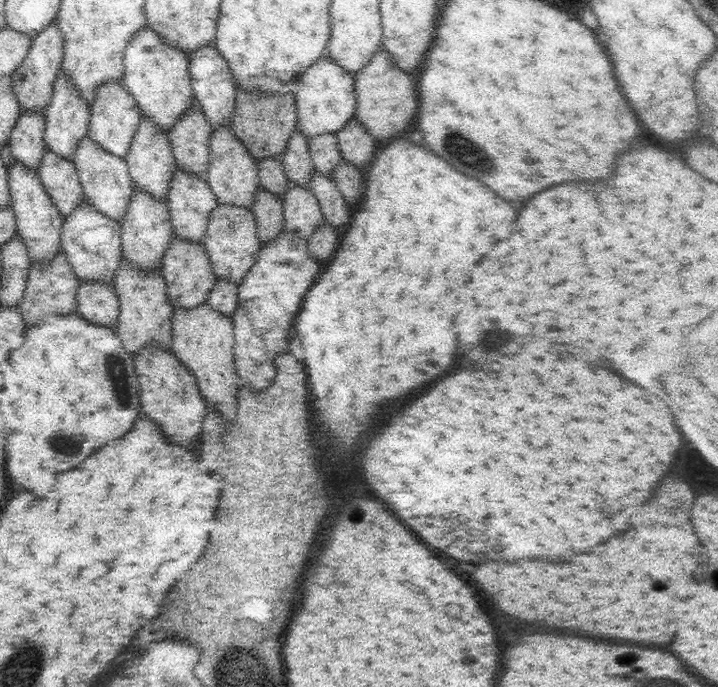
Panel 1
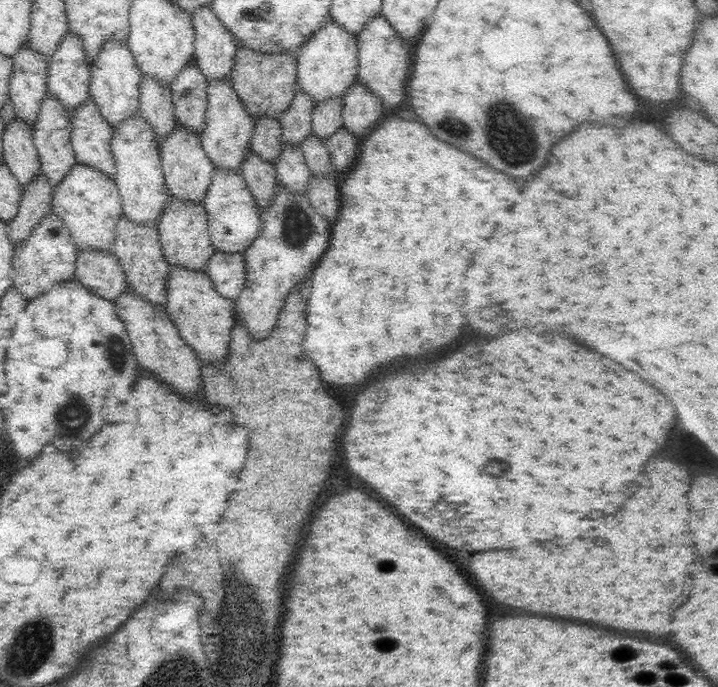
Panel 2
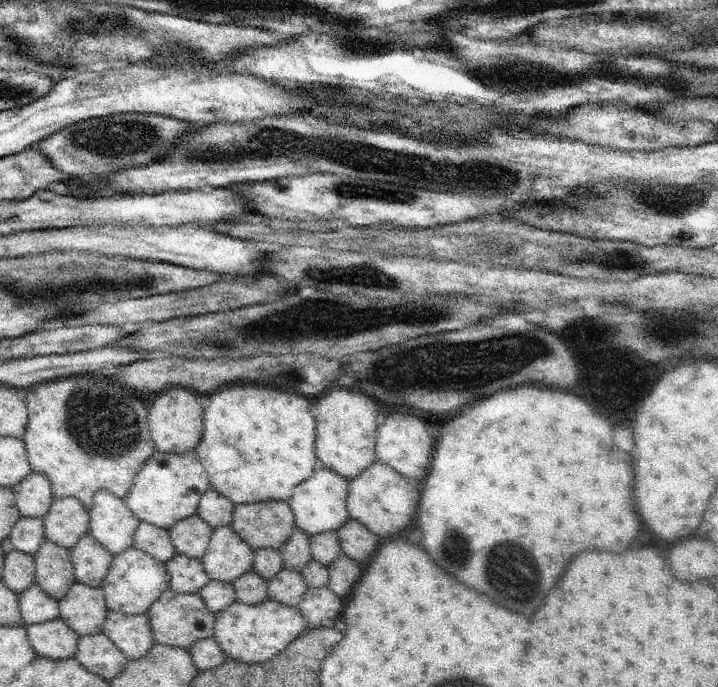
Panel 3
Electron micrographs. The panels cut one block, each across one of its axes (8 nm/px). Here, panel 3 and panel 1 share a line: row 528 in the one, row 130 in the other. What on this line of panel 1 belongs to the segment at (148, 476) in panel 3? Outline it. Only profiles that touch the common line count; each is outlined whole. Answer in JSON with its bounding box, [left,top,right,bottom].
[124,24,194,134]

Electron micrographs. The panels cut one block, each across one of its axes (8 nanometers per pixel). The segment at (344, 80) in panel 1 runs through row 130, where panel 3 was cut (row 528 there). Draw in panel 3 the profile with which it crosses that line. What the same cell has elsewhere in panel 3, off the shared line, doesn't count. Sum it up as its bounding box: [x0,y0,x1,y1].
[289,466,350,536]

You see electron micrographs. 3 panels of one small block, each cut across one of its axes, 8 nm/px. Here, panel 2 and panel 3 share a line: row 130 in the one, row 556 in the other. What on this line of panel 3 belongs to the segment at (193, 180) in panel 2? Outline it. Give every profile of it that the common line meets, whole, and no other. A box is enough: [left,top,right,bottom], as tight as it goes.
[164,552,211,594]

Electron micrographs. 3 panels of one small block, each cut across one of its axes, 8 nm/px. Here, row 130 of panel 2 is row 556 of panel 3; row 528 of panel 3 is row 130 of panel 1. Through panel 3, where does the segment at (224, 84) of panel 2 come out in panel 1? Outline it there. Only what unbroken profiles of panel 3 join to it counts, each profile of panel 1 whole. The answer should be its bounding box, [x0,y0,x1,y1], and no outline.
[206,122,259,208]

